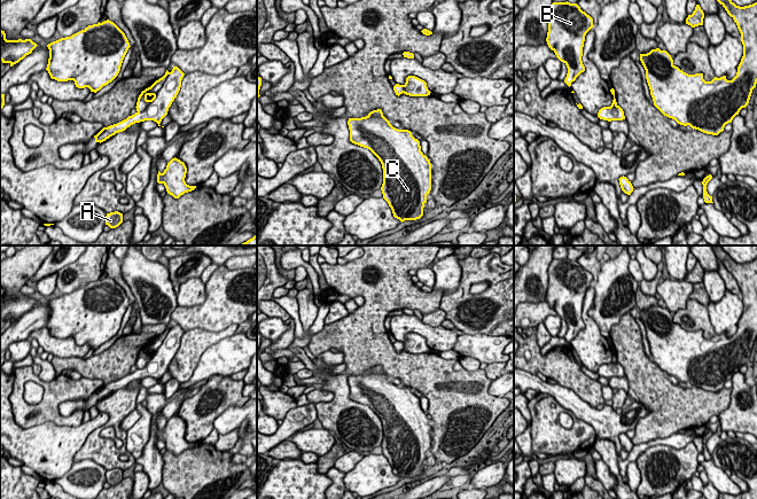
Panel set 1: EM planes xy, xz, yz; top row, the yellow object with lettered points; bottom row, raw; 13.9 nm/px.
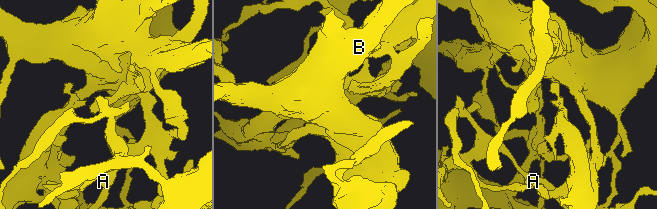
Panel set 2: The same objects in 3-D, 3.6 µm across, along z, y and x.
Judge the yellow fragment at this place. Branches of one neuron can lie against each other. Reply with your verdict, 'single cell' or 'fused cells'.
fused cells

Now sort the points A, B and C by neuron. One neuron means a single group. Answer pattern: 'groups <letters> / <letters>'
groups A / B C

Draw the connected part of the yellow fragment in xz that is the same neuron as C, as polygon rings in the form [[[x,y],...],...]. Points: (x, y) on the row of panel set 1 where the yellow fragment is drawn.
[[[381,109],[370,111],[366,117],[349,118],[350,141],[369,149],[381,162],[383,198],[392,210],[393,217],[401,223],[416,220],[423,216],[427,195],[431,190],[431,163],[421,151],[420,141],[408,130],[398,130],[383,116]]]

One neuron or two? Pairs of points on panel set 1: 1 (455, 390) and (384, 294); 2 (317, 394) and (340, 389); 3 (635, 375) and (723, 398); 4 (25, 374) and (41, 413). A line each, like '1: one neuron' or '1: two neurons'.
1: one neuron
2: two neurons
3: one neuron
4: one neuron

